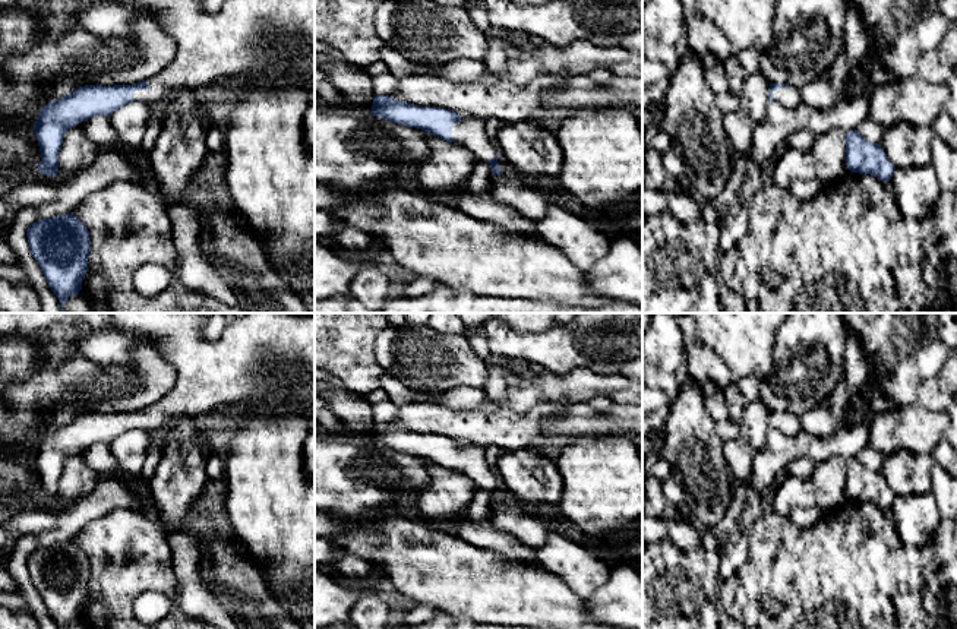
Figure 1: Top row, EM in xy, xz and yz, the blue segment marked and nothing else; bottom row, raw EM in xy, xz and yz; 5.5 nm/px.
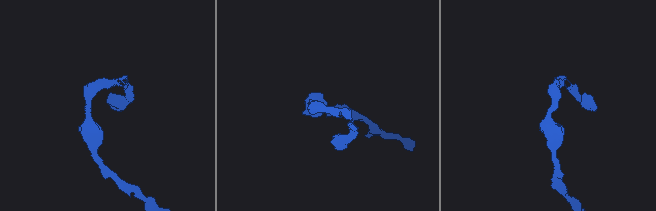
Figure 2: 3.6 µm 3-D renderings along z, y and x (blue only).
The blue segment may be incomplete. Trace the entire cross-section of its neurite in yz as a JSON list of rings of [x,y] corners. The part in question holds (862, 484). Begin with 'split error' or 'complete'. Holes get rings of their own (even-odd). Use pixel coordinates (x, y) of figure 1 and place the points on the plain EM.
complete; [[[856,456],[846,461],[846,491],[852,500],[890,509],[896,494],[879,471],[868,470]]]

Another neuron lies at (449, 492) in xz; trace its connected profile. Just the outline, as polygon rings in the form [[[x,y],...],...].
[[[427,462],[430,486],[413,502],[417,516],[421,518],[455,518],[467,509],[476,494],[474,481],[461,471],[446,470]]]

